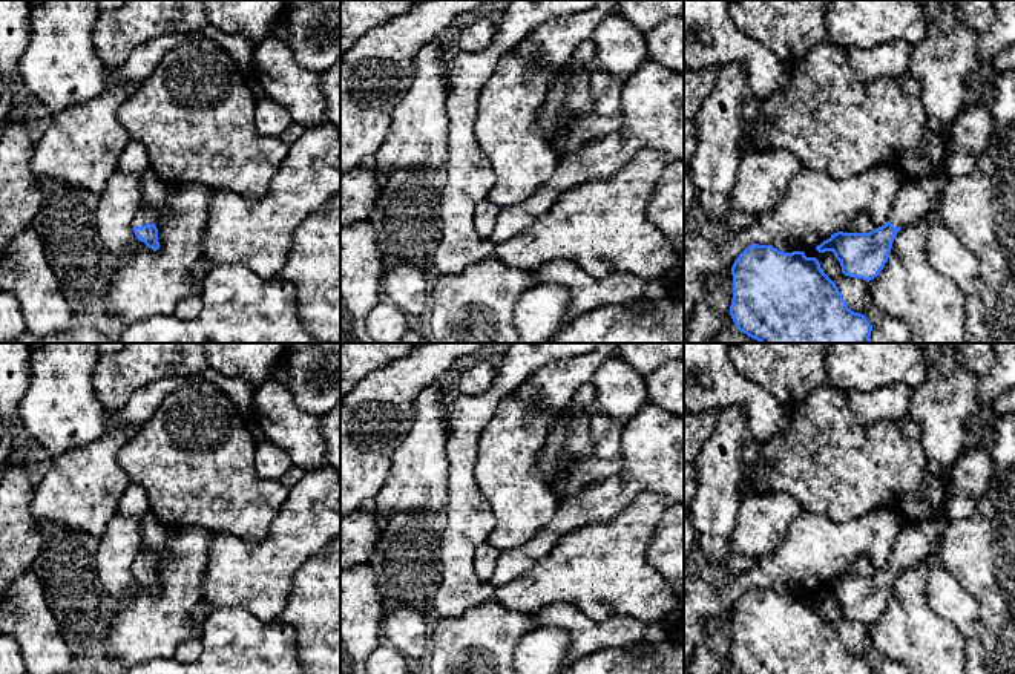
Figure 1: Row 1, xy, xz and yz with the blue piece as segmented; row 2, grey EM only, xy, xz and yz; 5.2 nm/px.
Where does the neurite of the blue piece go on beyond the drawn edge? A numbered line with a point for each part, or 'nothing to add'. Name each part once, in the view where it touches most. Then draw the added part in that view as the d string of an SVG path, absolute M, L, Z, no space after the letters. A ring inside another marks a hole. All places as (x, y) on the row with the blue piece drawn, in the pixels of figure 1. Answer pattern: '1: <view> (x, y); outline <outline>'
1: xy (143, 216); outline M141 205L138 213L135 214L135 218L132 221L132 227L141 227L141 225L147 225L147 224L156 225L156 219L155 219L155 214L152 211L146 210Z

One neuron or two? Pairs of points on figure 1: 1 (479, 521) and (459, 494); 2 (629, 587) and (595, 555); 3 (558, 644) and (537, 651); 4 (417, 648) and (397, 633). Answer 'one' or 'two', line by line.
1: one
2: one
3: one
4: one

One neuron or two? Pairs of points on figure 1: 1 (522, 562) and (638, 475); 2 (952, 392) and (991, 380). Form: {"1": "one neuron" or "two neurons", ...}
{"1": "one neuron", "2": "two neurons"}

